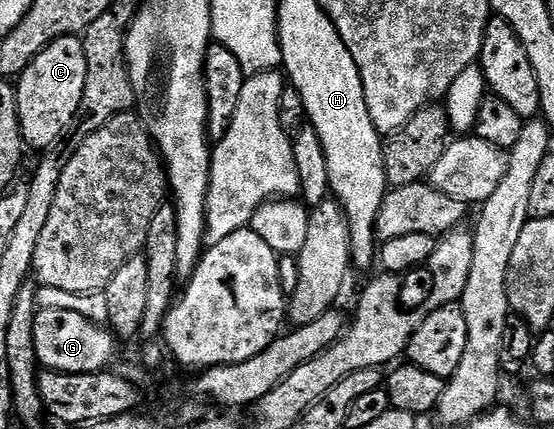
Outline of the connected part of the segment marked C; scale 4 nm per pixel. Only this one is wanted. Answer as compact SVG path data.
M80 36L60 37L55 39L33 62L26 67L21 76L16 78L17 90L17 119L21 128L21 139L26 146L36 151L50 149L52 145L66 136L67 130L73 124L73 116L83 99L85 86L85 42Z

